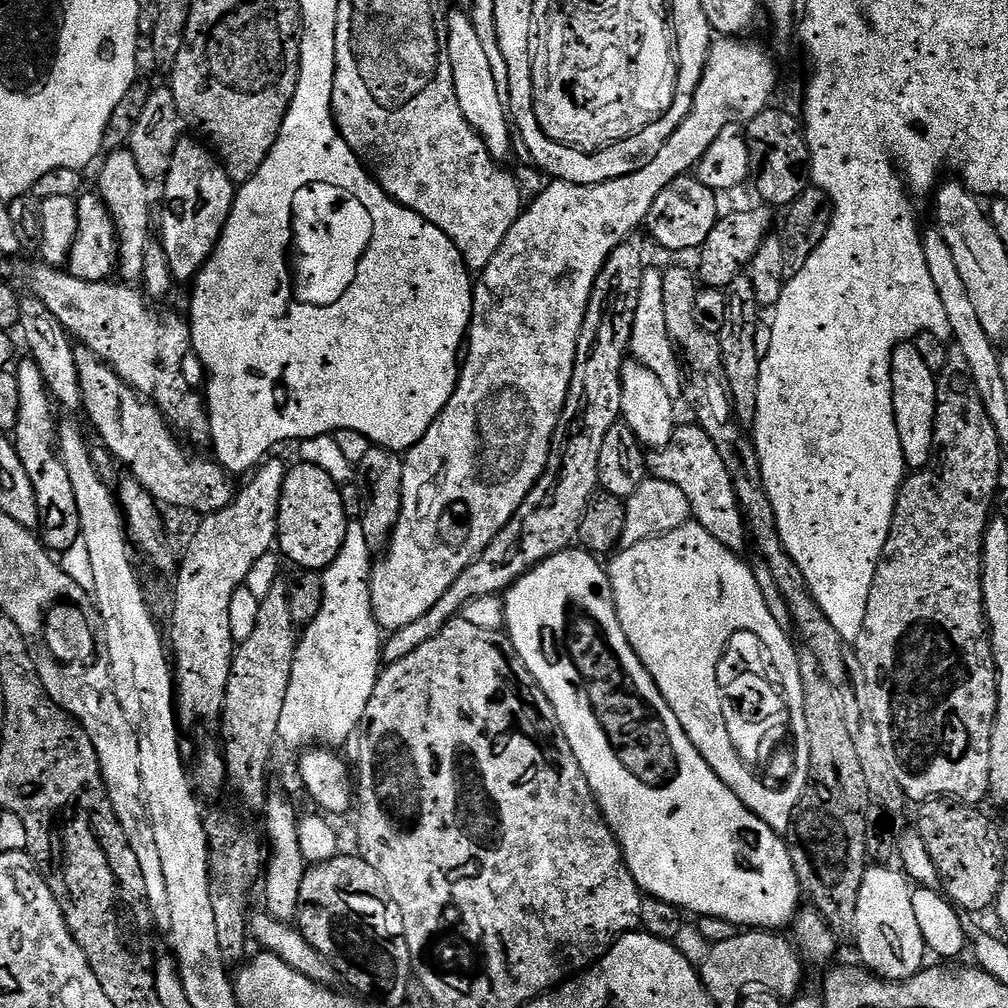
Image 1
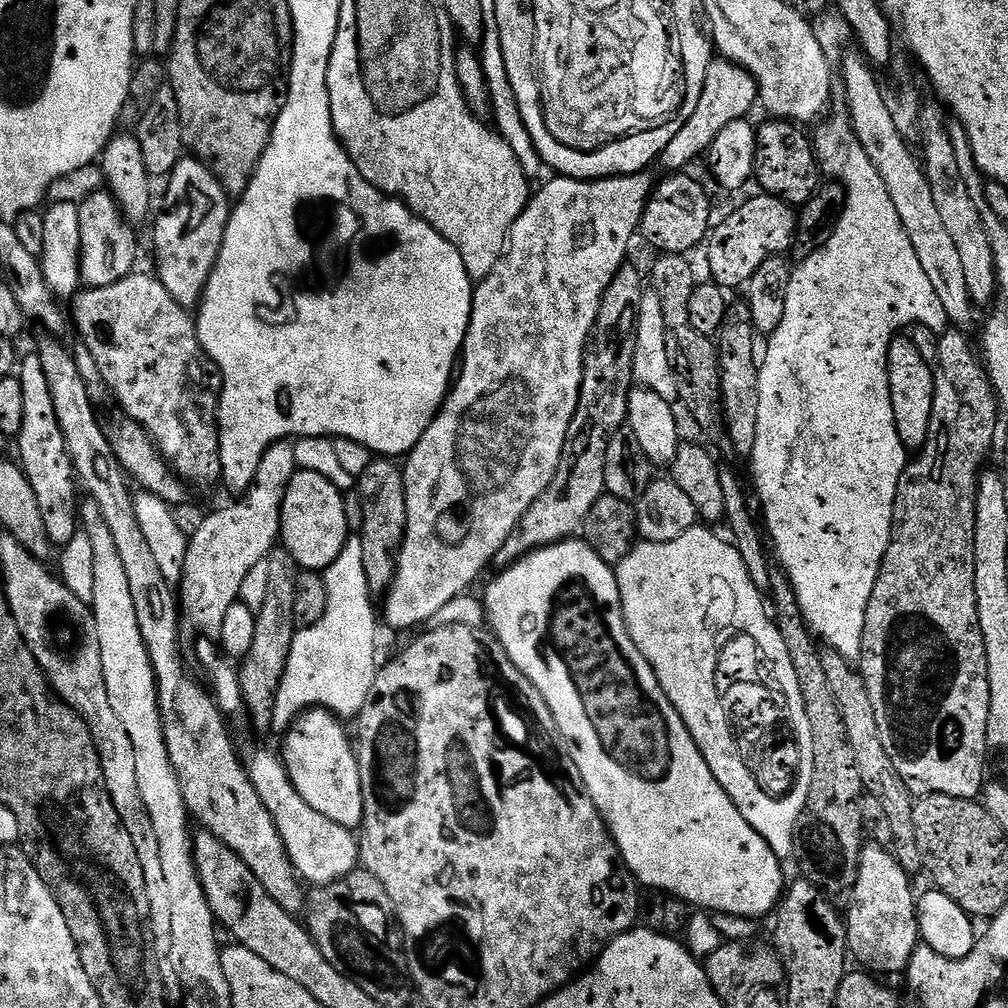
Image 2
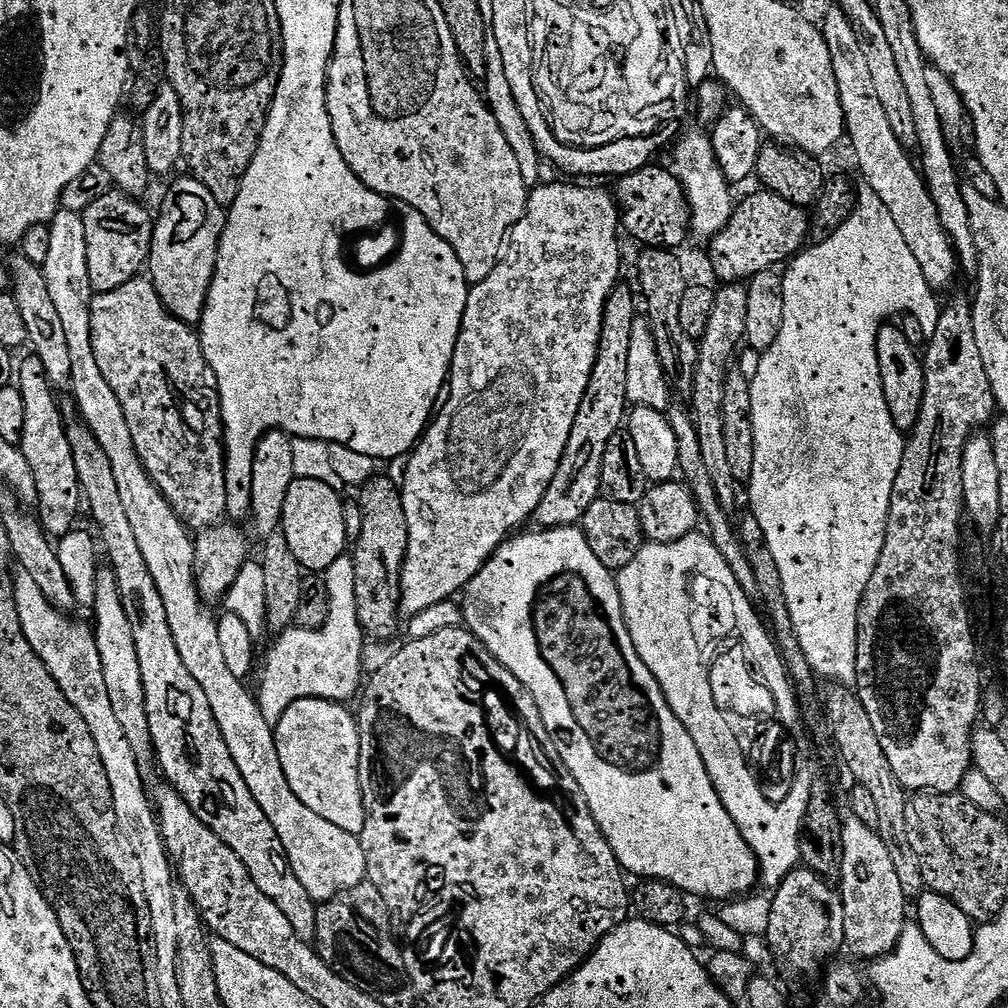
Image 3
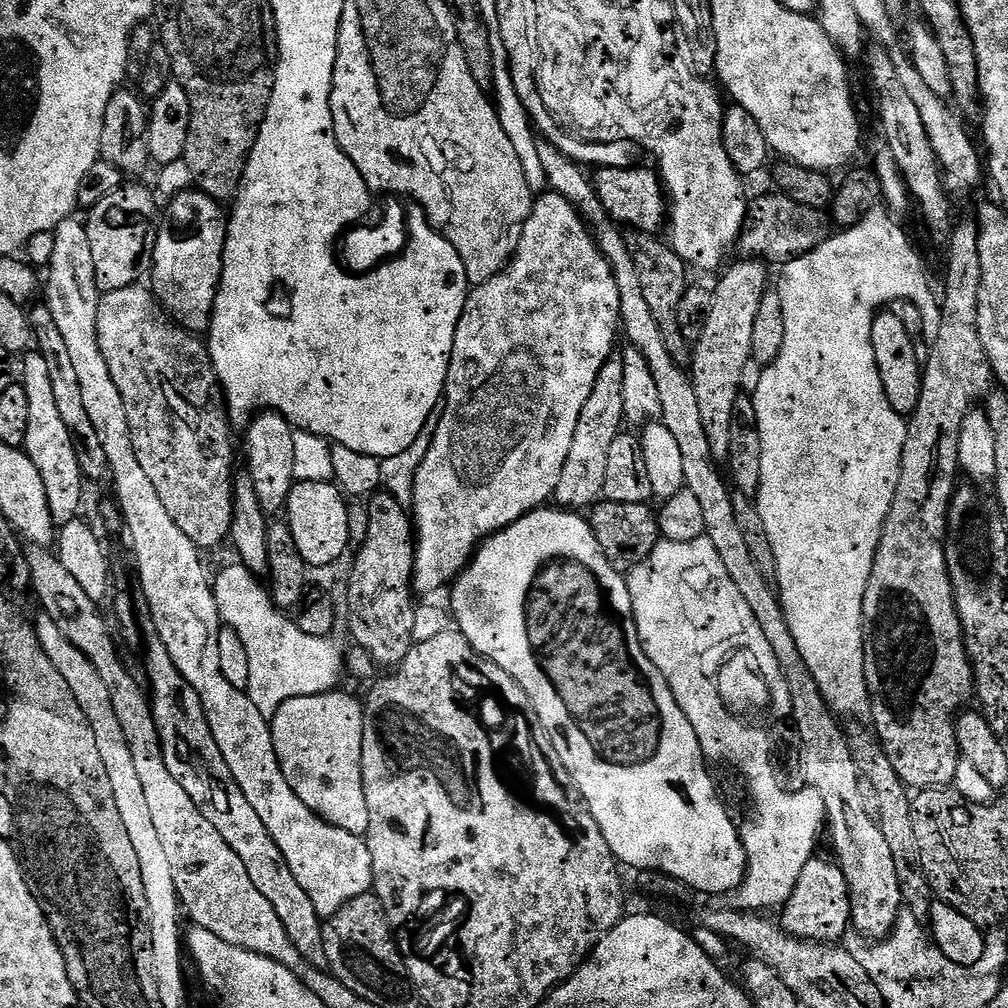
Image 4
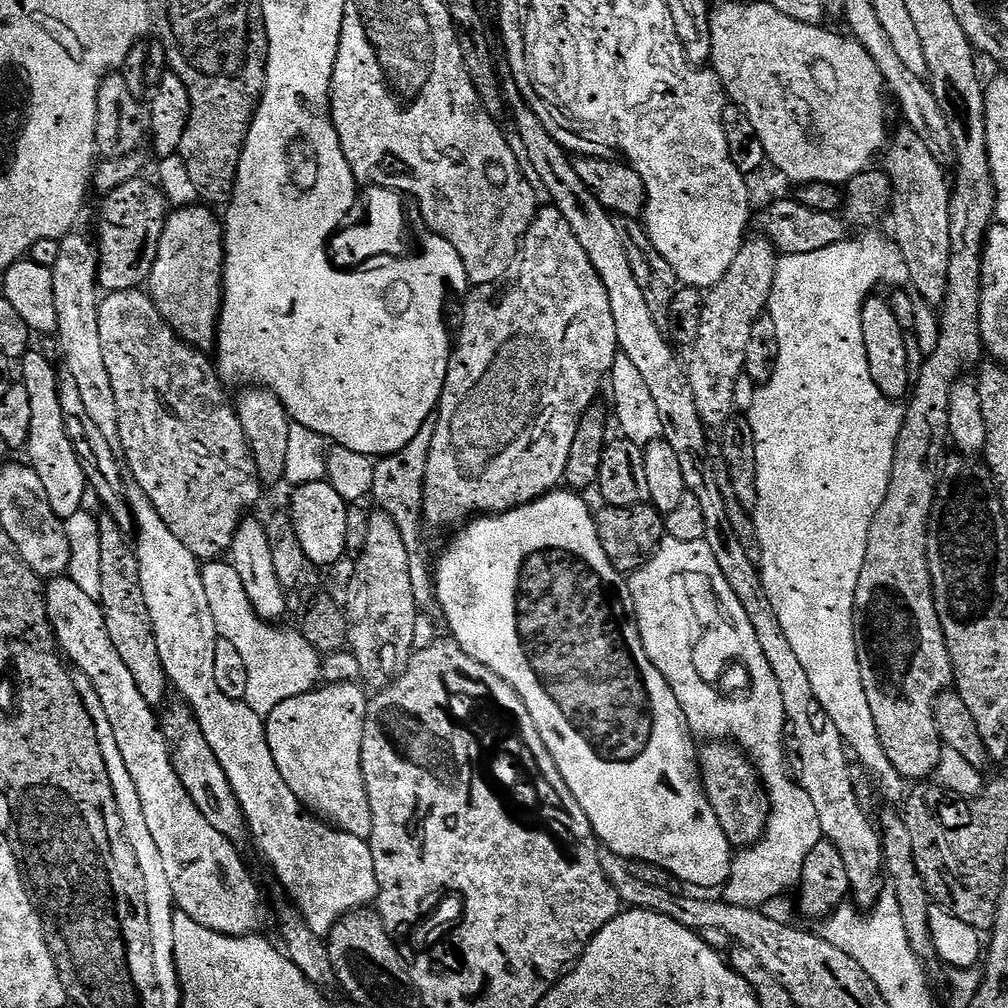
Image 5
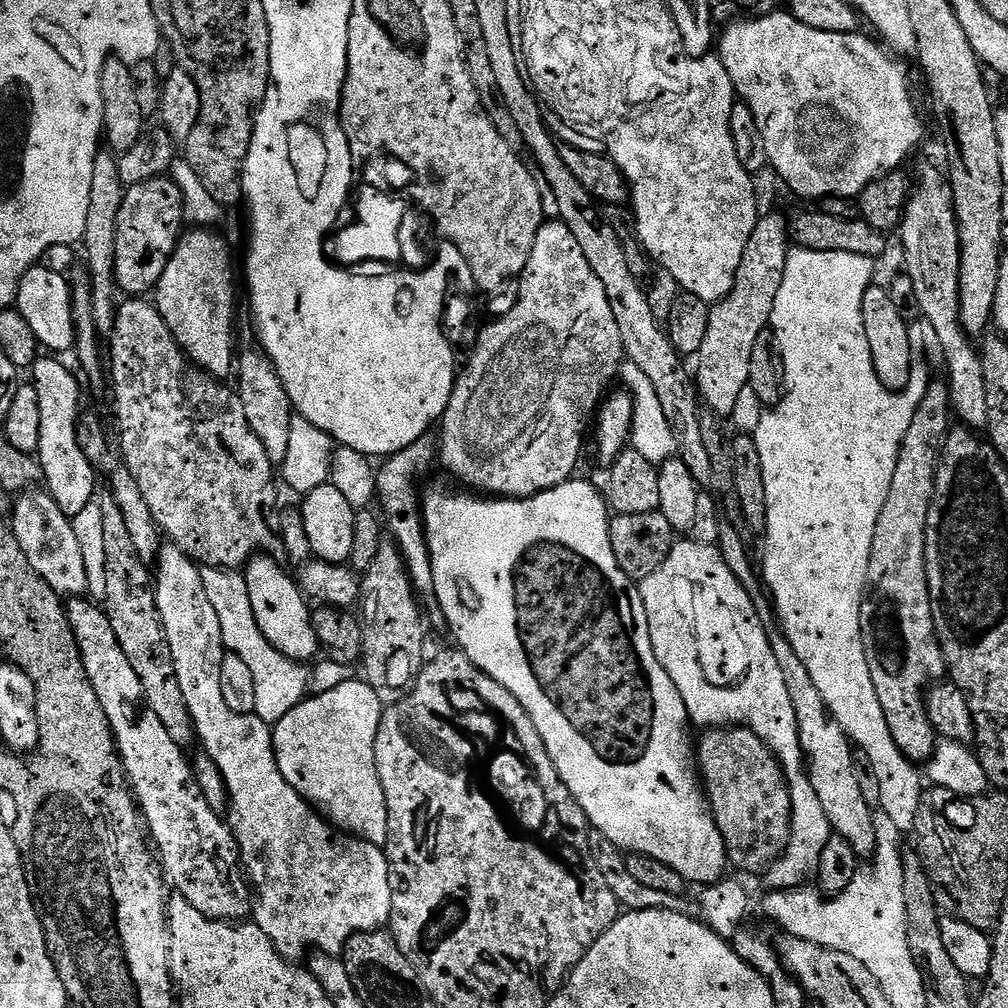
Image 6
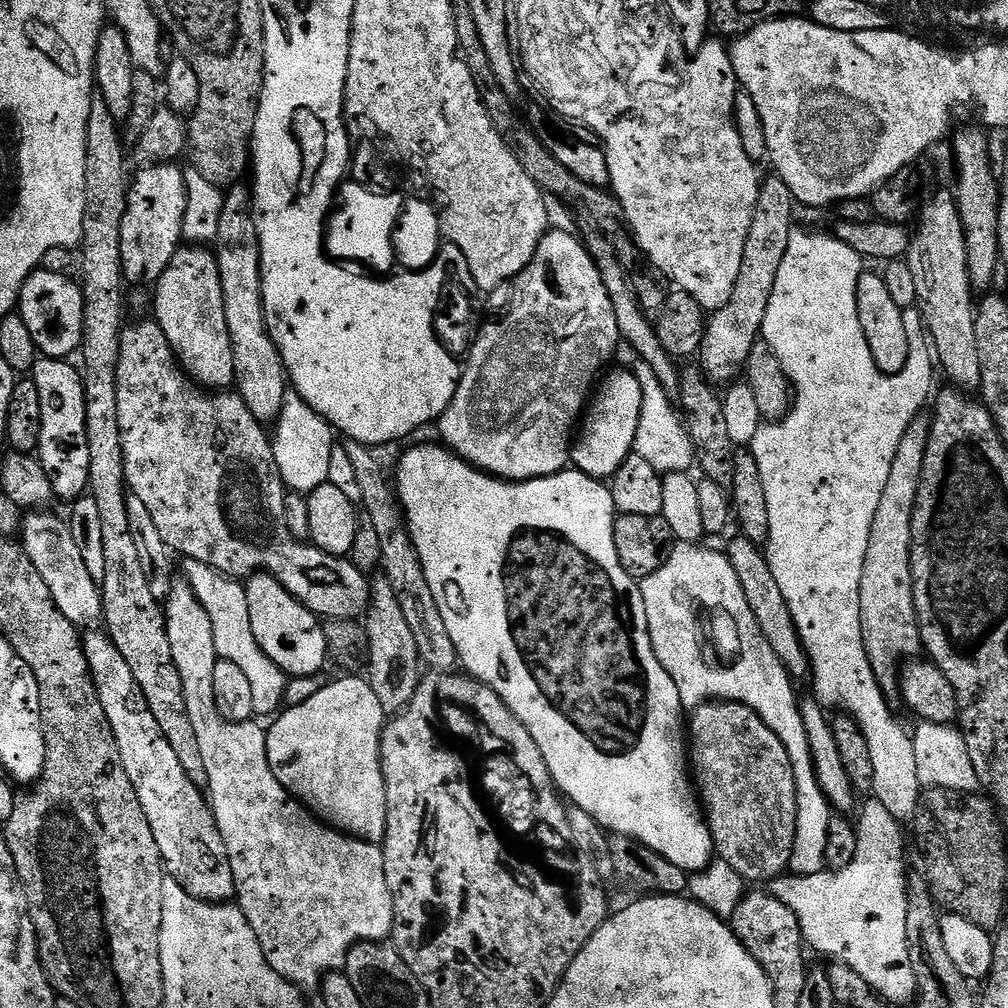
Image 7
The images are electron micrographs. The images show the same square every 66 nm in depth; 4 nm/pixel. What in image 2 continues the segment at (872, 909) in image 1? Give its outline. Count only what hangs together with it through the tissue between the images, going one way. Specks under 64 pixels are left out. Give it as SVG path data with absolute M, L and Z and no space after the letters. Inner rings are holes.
M868 846L861 851L856 885L850 893L852 905L846 911L848 951L854 958L856 955L860 963L857 965L873 973L903 973L921 943L916 921L917 897L912 896L908 880L911 880L909 873L887 847Z

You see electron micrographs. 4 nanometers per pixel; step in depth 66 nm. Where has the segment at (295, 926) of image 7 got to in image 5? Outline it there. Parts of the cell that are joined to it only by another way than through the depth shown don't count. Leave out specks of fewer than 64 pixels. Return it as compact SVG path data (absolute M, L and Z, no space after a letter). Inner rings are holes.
M129 487L128 501L132 507L136 535L138 534L134 538L134 547L140 567L142 592L146 594L146 606L150 610L158 642L158 654L162 658L162 666L171 687L180 691L179 697L196 715L198 726L202 726L202 734L206 734L206 742L210 742L214 758L222 762L222 770L226 770L226 778L230 778L230 786L234 786L234 794L244 811L244 817L248 819L248 831L254 844L256 840L257 850L264 855L265 862L272 867L273 874L288 891L289 898L293 900L289 901L303 916L312 933L327 937L343 916L367 909L371 905L368 903L377 899L378 878L372 845L368 840L354 838L354 834L341 832L340 829L325 824L307 811L294 790L286 786L286 778L278 774L274 754L270 754L265 717L256 714L245 701L226 698L226 694L218 690L218 682L214 679L214 650L218 635L214 614L210 614L210 601L206 598L206 586L202 586L201 561L194 554L190 554L190 550L182 546L182 542L178 542L174 530L170 530L170 526L162 522L162 514L154 510L150 498L146 498L141 488Z

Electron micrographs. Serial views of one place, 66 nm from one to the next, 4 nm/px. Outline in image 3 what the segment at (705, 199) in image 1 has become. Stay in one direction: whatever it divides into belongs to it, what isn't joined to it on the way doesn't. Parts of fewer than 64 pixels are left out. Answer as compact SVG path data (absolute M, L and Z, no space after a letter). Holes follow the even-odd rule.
M645 169L619 177L614 198L621 211L621 227L643 247L678 250L690 236L690 213L680 180L669 169Z

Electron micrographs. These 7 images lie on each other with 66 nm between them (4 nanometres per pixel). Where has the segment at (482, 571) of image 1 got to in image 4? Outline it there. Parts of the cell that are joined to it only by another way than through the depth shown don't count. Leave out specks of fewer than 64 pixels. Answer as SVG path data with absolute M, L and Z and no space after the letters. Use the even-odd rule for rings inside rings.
M609 358L600 373L596 375L594 388L590 390L590 398L586 398L586 406L582 406L582 414L574 430L574 442L570 442L570 454L566 454L562 476L558 478L554 500L561 509L588 510L601 499L604 490L606 454L610 450L610 442L614 442L614 438L621 435L620 424L625 423L622 402L623 381L623 359Z

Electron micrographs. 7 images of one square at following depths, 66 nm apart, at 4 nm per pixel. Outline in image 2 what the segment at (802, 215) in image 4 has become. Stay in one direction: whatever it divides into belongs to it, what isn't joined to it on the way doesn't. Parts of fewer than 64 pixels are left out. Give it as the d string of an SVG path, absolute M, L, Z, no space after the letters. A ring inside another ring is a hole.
M763 194L748 200L711 229L706 240L708 246L708 272L713 281L725 290L743 289L748 280L766 262L766 258L784 254L791 249L796 238L797 209L776 196Z

